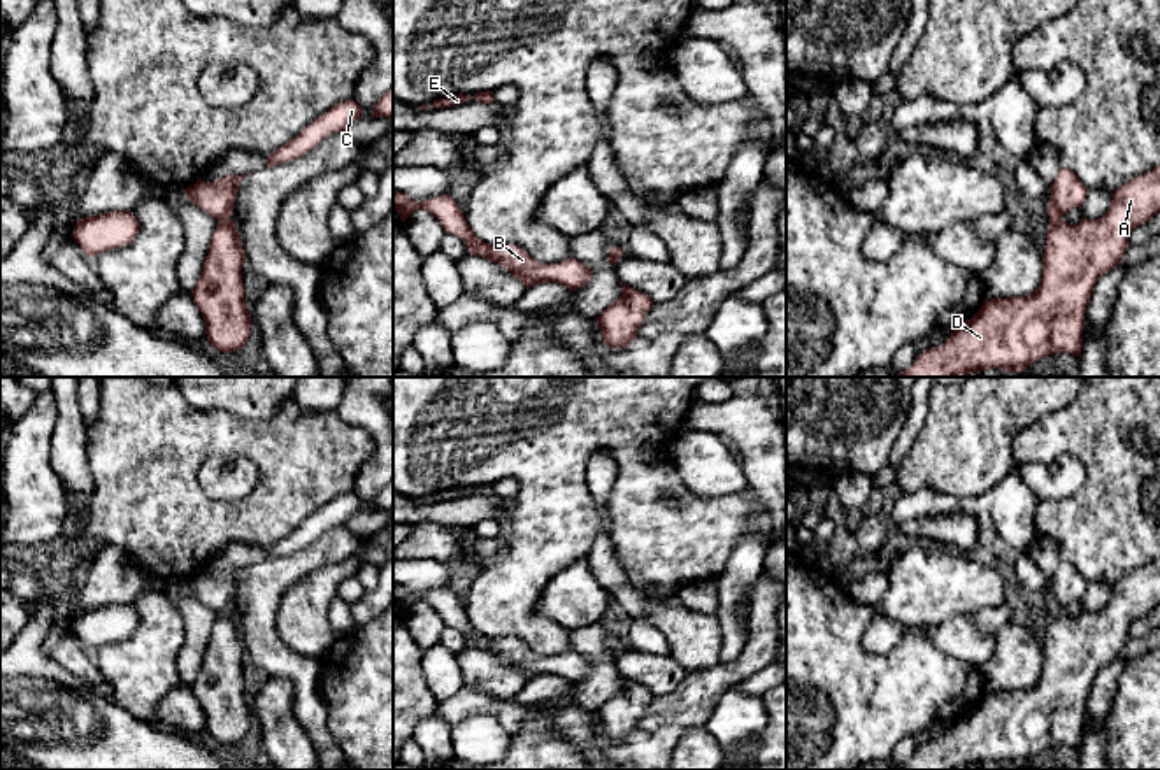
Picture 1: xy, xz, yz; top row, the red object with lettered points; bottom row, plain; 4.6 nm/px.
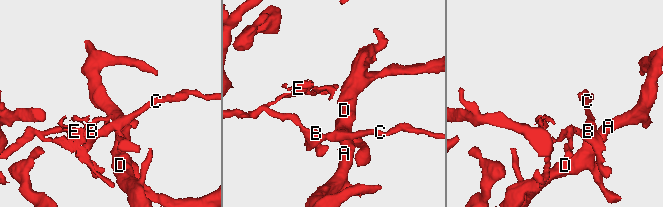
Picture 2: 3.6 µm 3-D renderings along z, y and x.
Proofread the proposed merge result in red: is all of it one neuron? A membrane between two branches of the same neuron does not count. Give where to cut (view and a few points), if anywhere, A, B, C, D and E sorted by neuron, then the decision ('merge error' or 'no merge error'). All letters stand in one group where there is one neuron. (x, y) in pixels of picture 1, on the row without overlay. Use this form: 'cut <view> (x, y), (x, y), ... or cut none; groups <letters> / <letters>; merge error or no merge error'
cut xy (227, 609), (218, 614); groups A D / B C E; merge error

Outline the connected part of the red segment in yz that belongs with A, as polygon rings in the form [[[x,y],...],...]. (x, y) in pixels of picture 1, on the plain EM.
[[[1160,558],[1121,577],[1113,586],[1107,605],[1099,612],[1081,612],[1078,617],[1060,610],[1049,612],[1039,681],[1030,689],[985,691],[970,712],[953,719],[942,738],[923,744],[897,770],[956,770],[990,761],[1025,765],[1034,754],[1055,745],[1079,749],[1085,705],[1095,675],[1121,654],[1130,638],[1130,624],[1156,605],[1160,605]]]

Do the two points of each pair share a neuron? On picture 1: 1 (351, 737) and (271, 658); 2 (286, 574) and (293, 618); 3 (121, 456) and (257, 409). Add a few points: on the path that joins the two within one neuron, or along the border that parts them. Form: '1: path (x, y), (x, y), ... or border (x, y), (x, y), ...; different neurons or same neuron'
1: border (318, 674), (327, 730), (343, 751); different neurons
2: border (325, 567), (307, 572), (283, 593), (274, 625); different neurons
3: border (197, 406), (251, 420), (267, 420), (278, 413); different neurons

